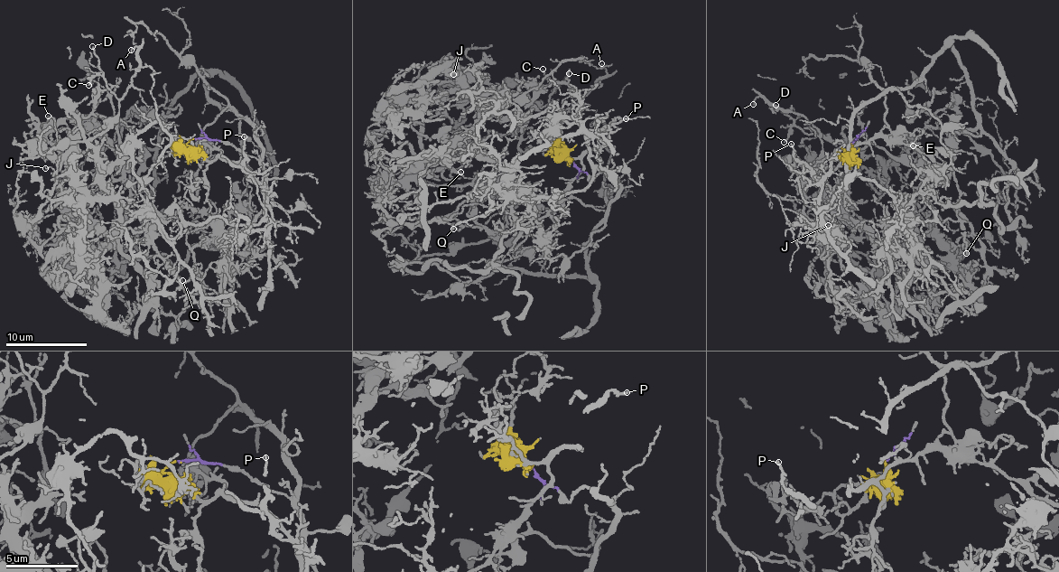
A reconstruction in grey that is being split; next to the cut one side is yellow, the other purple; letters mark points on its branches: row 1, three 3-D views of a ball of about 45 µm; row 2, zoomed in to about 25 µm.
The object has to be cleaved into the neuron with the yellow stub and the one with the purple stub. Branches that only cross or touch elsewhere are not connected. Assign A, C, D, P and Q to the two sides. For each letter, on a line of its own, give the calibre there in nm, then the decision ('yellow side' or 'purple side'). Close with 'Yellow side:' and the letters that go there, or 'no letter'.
A: calibre 120 nm; purple side
C: calibre 150 nm; purple side
D: calibre 130 nm; purple side
P: calibre 130 nm; yellow side
Q: calibre 120 nm; yellow side
Yellow side: P, Q

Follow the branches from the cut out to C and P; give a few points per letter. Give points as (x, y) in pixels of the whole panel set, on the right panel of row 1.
C: (852, 143), (859, 109), (952, 44), (978, 124), (946, 178), (870, 143), (828, 154), (793, 125), (784, 143)
P: (850, 144), (852, 160), (844, 155), (832, 159), (827, 177), (820, 178), (793, 157), (790, 143)

